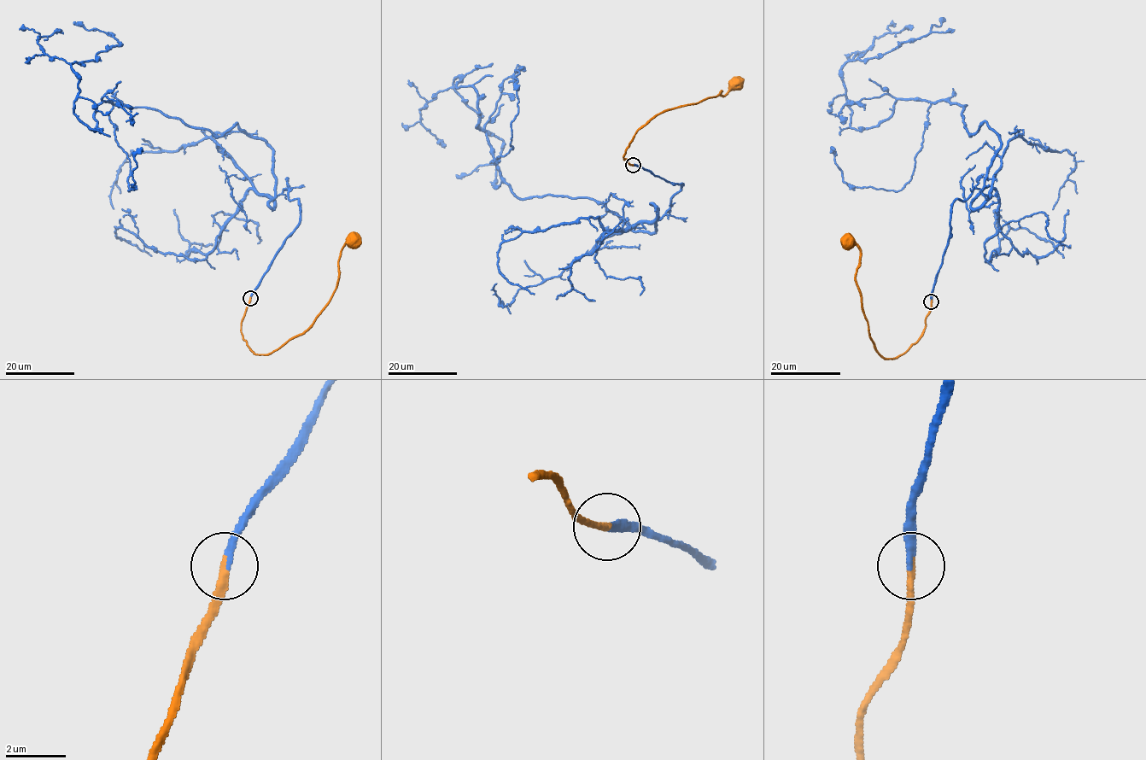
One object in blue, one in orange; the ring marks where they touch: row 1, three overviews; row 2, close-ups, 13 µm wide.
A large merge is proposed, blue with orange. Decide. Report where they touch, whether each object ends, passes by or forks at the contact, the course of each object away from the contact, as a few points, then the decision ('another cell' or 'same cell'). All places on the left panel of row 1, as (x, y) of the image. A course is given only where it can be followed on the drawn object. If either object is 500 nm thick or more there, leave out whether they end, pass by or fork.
place (250, 298); blue ends; orange ends; course blue (250, 299), (300, 216), (268, 205), (273, 151), (119, 102), (88, 128), (71, 64), (119, 44), (73, 21); course orange (250, 299), (241, 333), (256, 354), (269, 354), (301, 335), (328, 303), (342, 248), (351, 236), (353, 240); same cell

